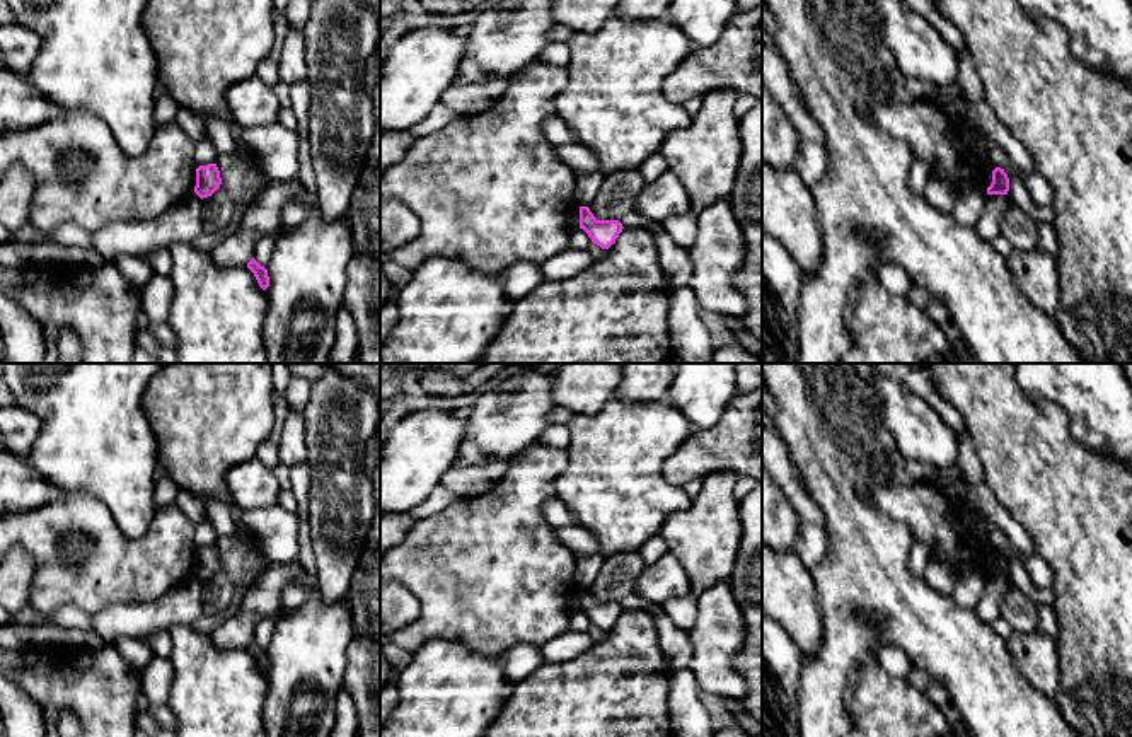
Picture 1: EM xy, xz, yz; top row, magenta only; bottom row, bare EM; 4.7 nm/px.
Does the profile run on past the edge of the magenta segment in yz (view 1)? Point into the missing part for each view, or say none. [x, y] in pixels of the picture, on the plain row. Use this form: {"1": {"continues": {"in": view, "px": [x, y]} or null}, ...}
{"1": {"continues": null}}

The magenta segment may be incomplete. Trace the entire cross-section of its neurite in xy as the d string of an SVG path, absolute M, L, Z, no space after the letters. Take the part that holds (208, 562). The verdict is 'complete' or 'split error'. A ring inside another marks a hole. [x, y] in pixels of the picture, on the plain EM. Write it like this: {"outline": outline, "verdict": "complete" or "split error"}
{"outline": "M217 546L199 548L196 551L194 575L203 582L211 578L222 566Z", "verdict": "complete"}

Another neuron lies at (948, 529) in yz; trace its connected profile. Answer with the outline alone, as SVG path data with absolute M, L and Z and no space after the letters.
M890 478L871 488L869 500L892 519L910 527L915 543L924 543L931 556L948 563L956 575L967 568L987 570L996 551L975 531L975 519L962 502L951 502L926 481L912 486Z

